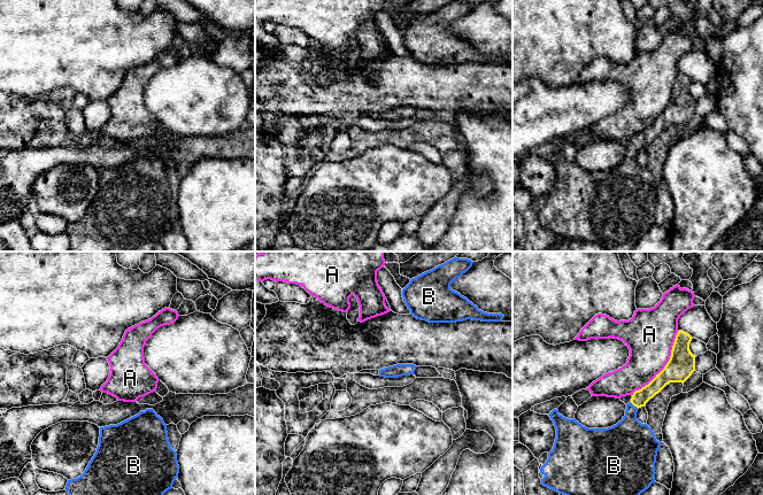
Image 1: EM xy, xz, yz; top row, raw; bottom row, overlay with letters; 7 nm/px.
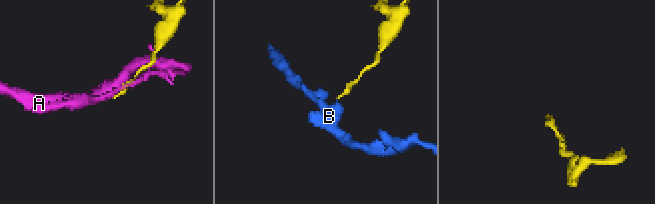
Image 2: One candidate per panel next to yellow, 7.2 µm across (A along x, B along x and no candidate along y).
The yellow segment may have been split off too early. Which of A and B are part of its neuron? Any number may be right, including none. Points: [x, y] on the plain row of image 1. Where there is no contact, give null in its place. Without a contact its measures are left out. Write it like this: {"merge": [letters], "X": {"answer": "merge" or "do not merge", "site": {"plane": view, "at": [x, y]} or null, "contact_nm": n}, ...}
{"merge": ["B"], "A": {"answer": "do not merge", "site": {"plane": "yz", "at": [665, 108]}, "contact_nm": 550}, "B": {"answer": "merge", "site": {"plane": "yz", "at": [634, 148]}, "contact_nm": 80}}

